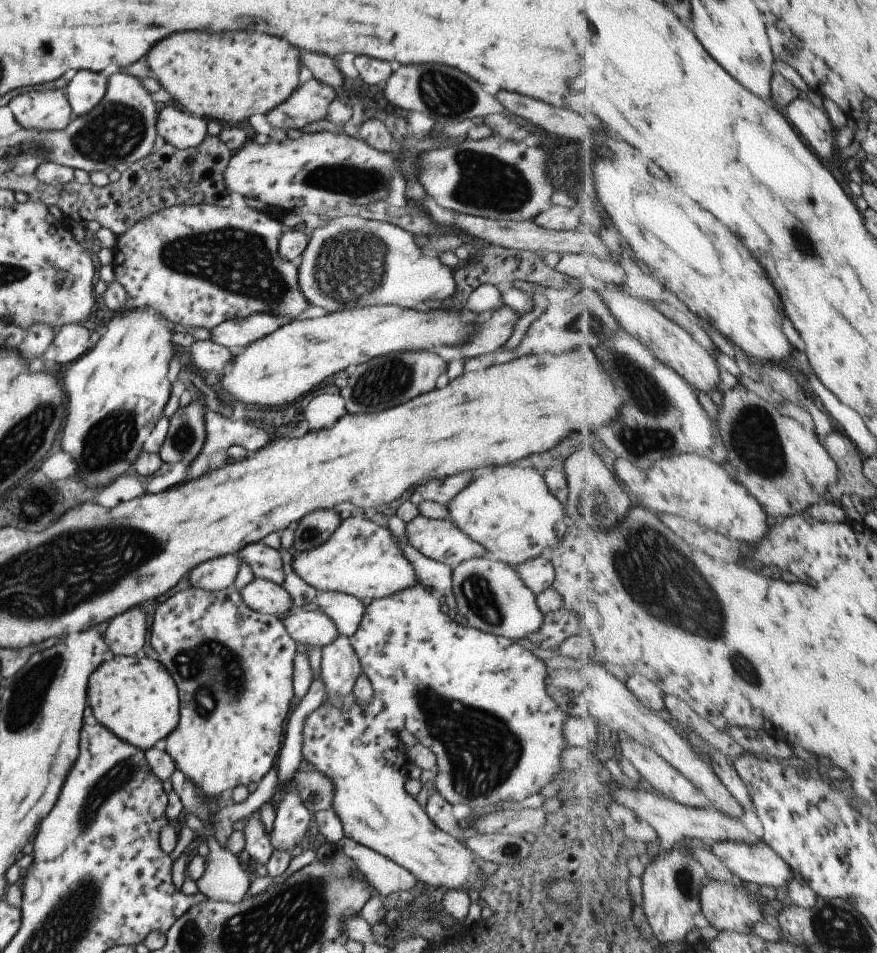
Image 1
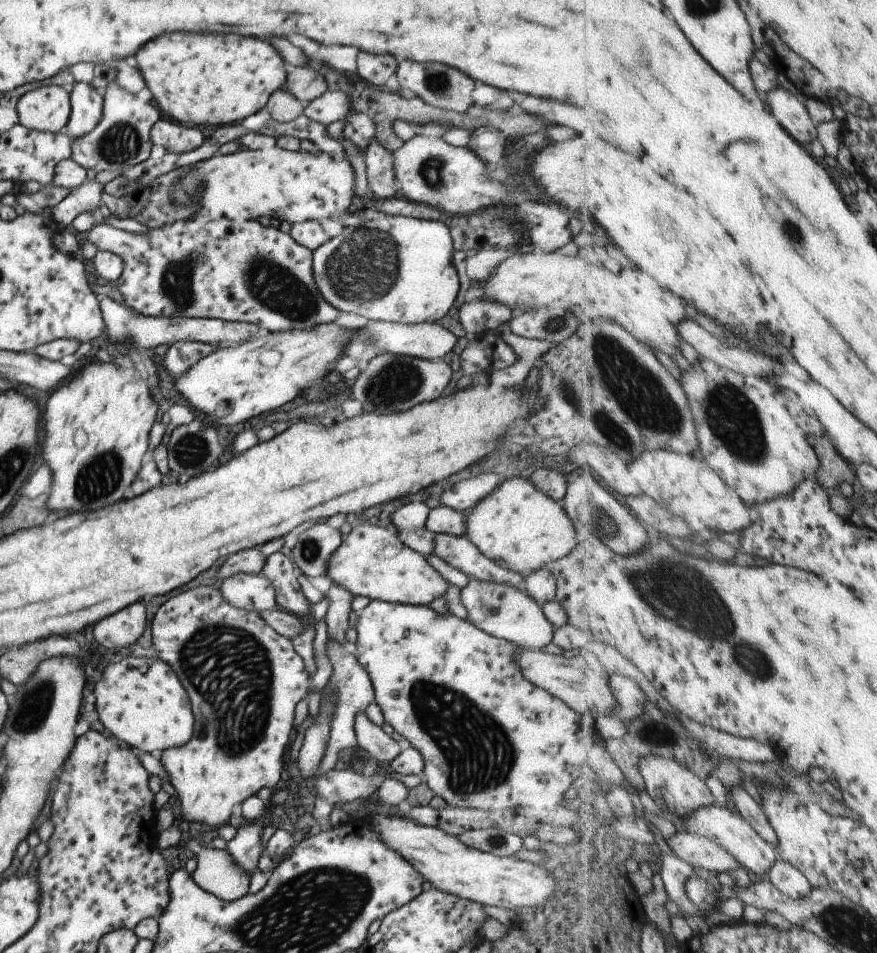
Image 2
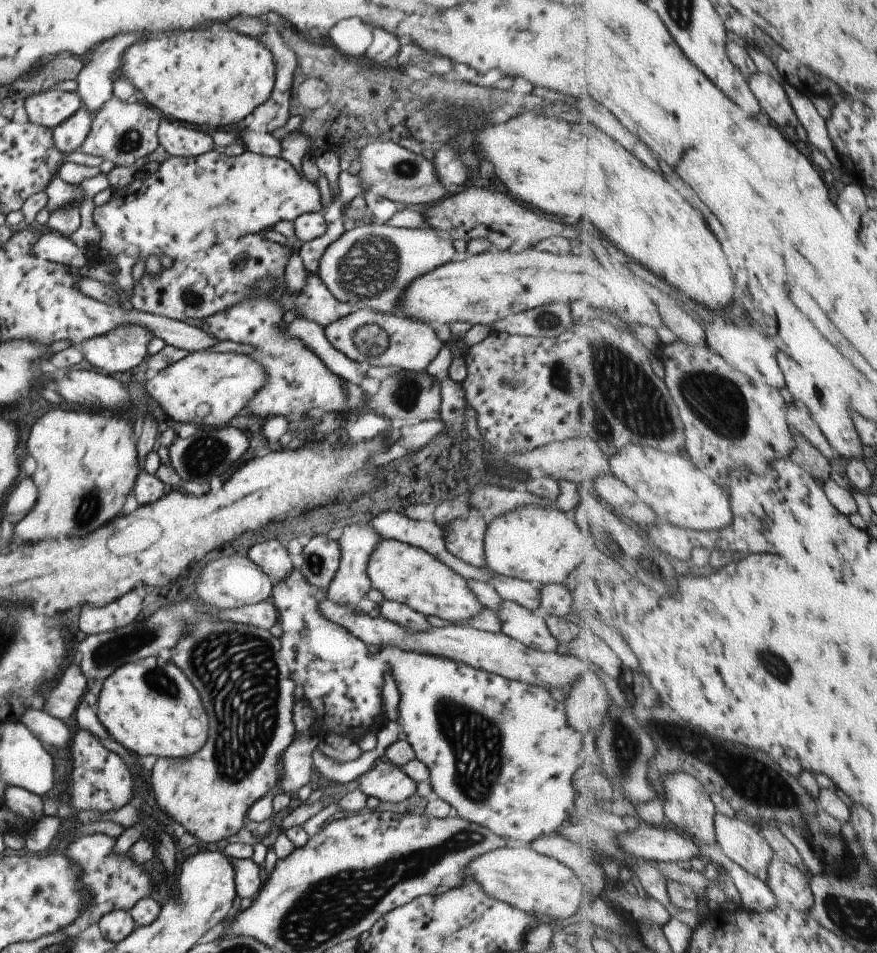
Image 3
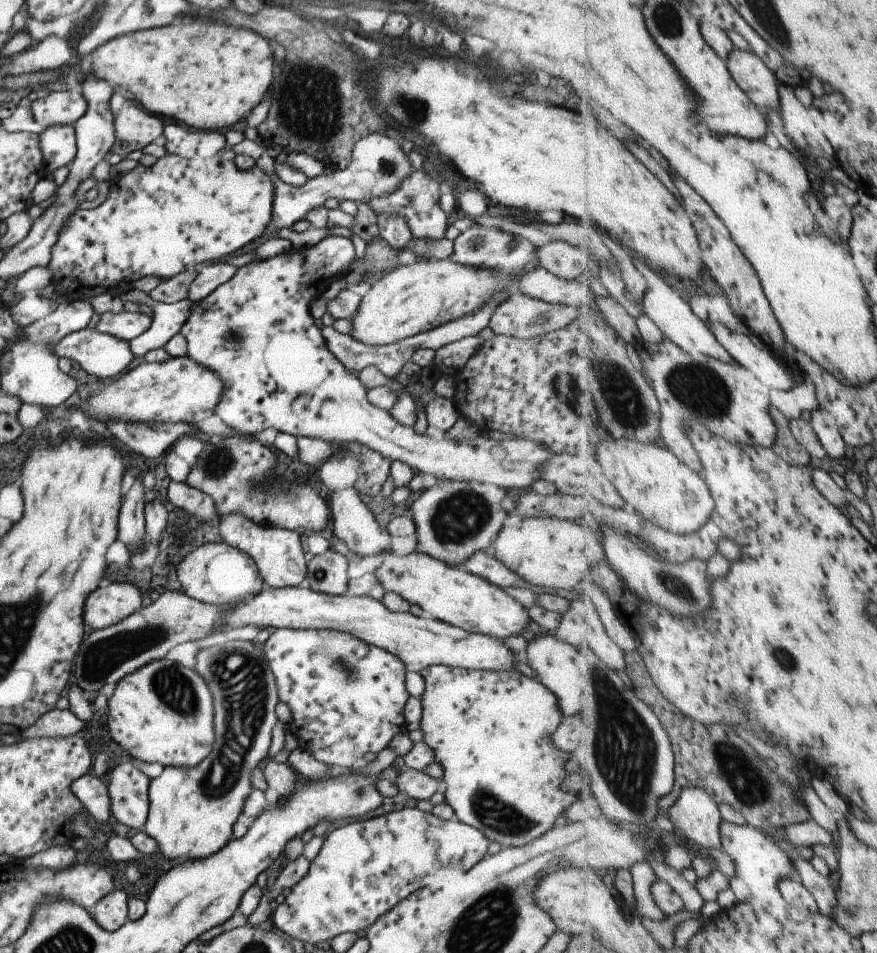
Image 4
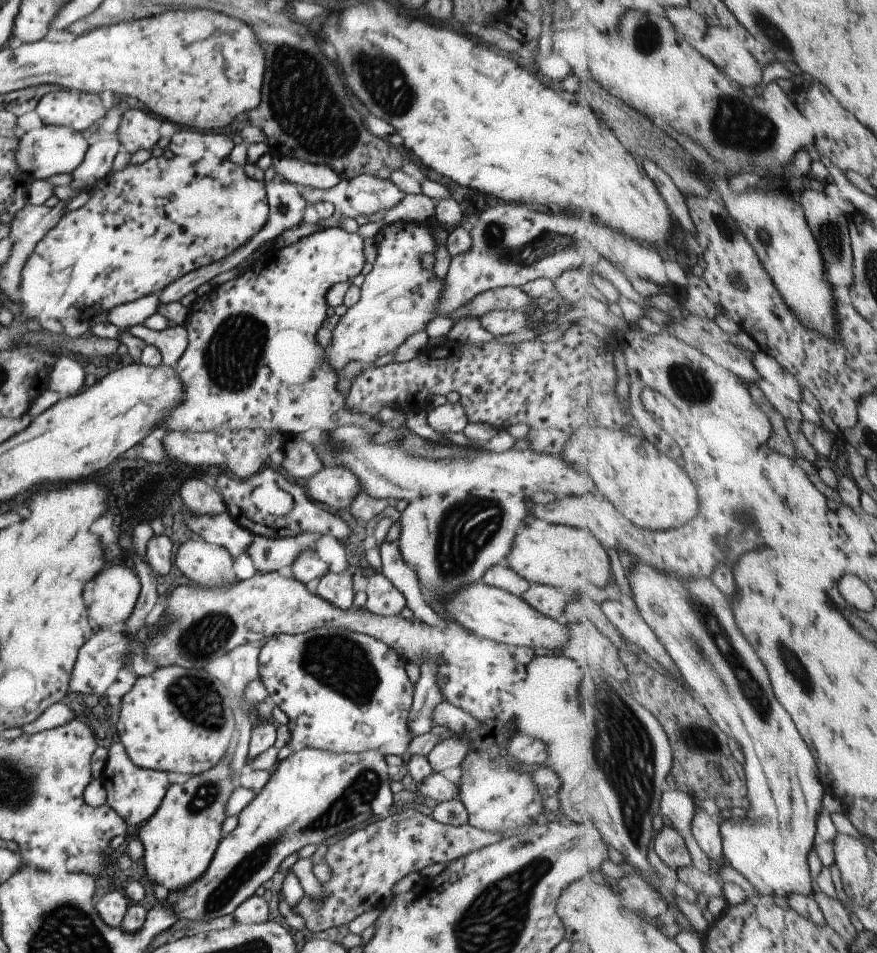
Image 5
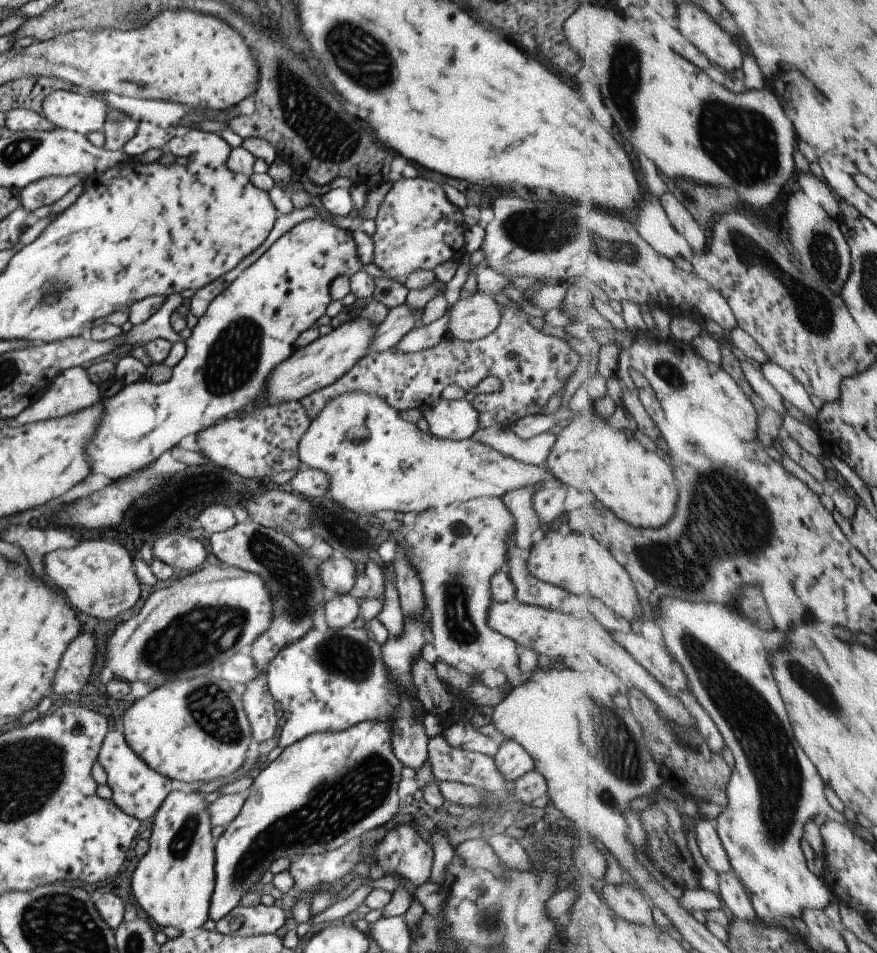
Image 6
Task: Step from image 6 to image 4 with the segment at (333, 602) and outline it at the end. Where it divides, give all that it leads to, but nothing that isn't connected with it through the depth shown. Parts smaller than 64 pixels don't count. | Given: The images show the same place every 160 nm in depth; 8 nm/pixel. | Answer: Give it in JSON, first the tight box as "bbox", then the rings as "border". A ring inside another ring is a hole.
{"bbox":[306,549,347,595],"border":[[[327,549],[306,563],[306,576],[309,589],[330,594],[342,595],[347,588],[347,559],[340,553]]]}

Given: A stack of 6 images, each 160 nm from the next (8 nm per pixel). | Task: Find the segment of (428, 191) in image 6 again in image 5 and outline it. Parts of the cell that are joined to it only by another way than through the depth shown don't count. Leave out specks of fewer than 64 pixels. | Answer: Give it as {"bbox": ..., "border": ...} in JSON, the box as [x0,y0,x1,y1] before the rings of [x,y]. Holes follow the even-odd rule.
{"bbox":[324,218,444,375],"border":[[[433,218],[423,222],[396,221],[377,234],[376,256],[372,269],[363,277],[359,287],[358,301],[352,307],[347,307],[345,314],[340,316],[339,322],[332,329],[330,345],[324,348],[326,365],[329,365],[337,375],[340,374],[342,366],[349,361],[371,366],[377,358],[381,358],[387,352],[395,351],[413,332],[424,330],[427,322],[435,318],[436,303],[444,290],[444,278],[438,279],[432,271],[428,271],[419,263],[420,256],[426,252],[434,256],[436,241],[432,237],[432,226]]]}

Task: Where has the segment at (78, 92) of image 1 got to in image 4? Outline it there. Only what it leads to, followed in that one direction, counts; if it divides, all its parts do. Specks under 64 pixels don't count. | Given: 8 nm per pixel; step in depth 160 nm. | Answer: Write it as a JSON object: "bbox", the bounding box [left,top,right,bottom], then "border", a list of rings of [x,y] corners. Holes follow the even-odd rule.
{"bbox":[38,125,76,174],"border":[[[55,125],[47,127],[38,136],[39,148],[46,164],[47,173],[51,174],[60,166],[69,166],[76,153],[76,140],[73,125]]]}

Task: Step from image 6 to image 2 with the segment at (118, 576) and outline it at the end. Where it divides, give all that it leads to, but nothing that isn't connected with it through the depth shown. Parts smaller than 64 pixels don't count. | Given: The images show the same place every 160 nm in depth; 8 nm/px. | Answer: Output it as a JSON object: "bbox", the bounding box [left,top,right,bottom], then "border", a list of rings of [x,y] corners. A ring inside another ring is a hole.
{"bbox":[93,604,145,651],"border":[[[143,604],[127,606],[93,626],[93,638],[107,651],[115,648],[131,648],[145,630],[145,609]]]}

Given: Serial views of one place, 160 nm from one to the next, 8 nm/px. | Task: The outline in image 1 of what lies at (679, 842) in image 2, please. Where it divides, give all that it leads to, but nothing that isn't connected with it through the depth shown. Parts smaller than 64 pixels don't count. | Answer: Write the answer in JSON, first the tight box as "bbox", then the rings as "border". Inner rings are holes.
{"bbox":[709,841,796,888],"border":[[[721,841],[709,846],[709,852],[719,858],[732,874],[757,885],[786,888],[796,875],[793,867],[765,843],[753,846],[745,842]]]}

